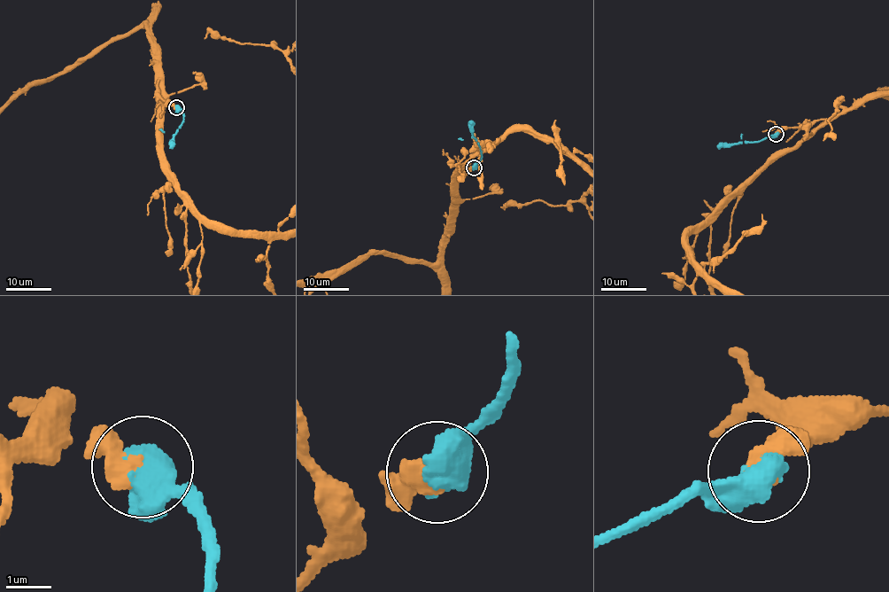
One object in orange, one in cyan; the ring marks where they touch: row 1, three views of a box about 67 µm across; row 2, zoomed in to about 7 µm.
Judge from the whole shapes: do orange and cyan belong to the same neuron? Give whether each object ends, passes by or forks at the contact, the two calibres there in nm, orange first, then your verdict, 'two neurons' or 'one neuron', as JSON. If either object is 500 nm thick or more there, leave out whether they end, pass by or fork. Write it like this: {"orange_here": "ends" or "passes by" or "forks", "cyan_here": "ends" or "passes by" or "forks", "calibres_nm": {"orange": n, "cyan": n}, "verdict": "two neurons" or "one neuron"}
{"calibres_nm": {"orange": 600, "cyan": 750}, "verdict": "one neuron"}

